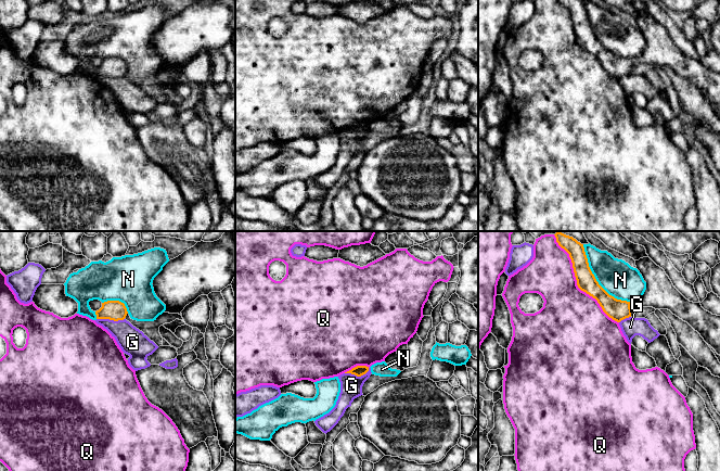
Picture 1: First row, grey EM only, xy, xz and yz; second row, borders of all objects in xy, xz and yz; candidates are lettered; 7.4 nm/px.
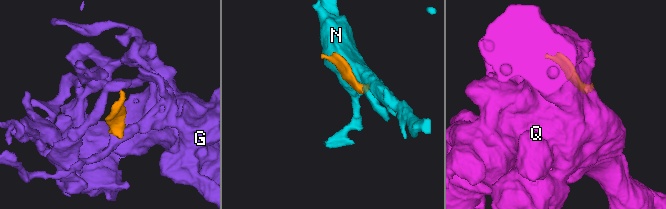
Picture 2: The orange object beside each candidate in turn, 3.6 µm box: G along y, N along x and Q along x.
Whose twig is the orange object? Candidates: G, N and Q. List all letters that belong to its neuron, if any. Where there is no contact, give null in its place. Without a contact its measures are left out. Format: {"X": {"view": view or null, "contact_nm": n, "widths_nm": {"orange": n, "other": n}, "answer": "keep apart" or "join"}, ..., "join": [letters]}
{"G": {"view": "xy", "contact_nm": 200, "widths_nm": {"orange": 150, "other": 200}, "answer": "keep apart"}, "N": {"view": "yz", "contact_nm": 550, "widths_nm": {"orange": 140, "other": 260}, "answer": "keep apart"}, "Q": {"view": "yz", "contact_nm": 750, "widths_nm": {"orange": 140, "other": 460}, "answer": "keep apart"}, "join": []}

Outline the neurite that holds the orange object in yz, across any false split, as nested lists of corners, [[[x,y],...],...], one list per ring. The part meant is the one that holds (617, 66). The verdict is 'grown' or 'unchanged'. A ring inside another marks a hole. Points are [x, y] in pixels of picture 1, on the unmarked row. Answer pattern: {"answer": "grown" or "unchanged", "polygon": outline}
{"answer": "grown", "polygon": [[[558,0],[573,20],[578,44],[595,55],[603,68],[613,77],[620,79],[631,74],[631,68],[639,64],[668,66],[687,79],[704,98],[720,112],[720,73],[705,67],[700,60],[686,56],[672,41],[665,27],[650,14],[635,17],[637,26],[646,39],[643,53],[634,59],[617,56],[609,52],[596,38],[581,0]]]}

